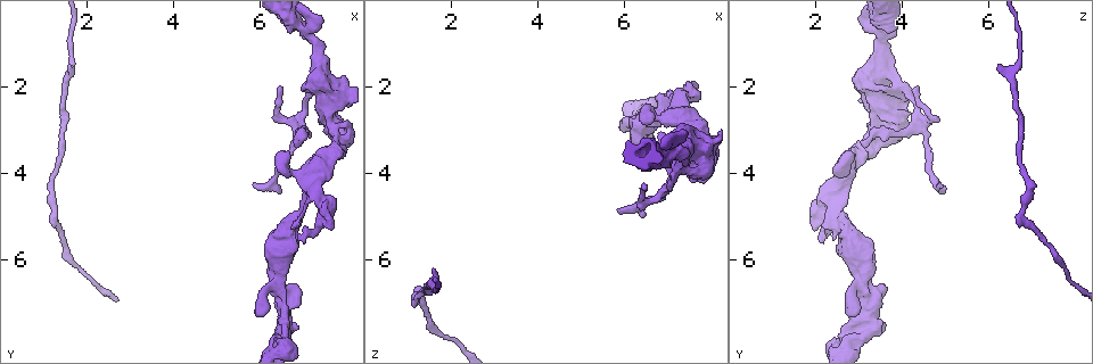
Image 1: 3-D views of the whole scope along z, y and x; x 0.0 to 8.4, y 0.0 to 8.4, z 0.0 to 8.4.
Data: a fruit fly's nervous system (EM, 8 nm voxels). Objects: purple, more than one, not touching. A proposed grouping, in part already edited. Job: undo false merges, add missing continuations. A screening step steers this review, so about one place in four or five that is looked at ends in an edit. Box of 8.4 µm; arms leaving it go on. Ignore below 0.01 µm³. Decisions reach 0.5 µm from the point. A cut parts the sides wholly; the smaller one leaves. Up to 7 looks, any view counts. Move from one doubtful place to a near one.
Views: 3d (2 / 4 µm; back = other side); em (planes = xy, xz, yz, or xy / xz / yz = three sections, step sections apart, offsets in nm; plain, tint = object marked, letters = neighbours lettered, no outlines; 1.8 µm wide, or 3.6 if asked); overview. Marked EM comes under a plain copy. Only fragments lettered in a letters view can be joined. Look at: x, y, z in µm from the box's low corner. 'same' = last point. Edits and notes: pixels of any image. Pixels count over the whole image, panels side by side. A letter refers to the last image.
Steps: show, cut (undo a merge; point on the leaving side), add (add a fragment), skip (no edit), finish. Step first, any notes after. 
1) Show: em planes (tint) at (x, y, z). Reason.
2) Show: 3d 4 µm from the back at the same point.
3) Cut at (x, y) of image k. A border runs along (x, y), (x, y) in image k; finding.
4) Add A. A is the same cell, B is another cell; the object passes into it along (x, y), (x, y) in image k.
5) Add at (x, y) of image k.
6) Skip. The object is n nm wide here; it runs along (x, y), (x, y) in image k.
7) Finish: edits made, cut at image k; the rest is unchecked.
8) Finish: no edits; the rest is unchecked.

Show: 3d 2 µm at (6.45, 7.95, 2.90). Sharp bend.

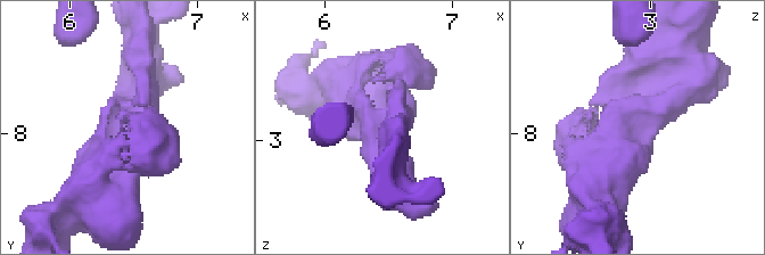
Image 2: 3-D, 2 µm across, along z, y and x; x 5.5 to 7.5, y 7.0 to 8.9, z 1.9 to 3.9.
Show: em xy step 4 (tint) at (6.48, 7.96, 2.90).

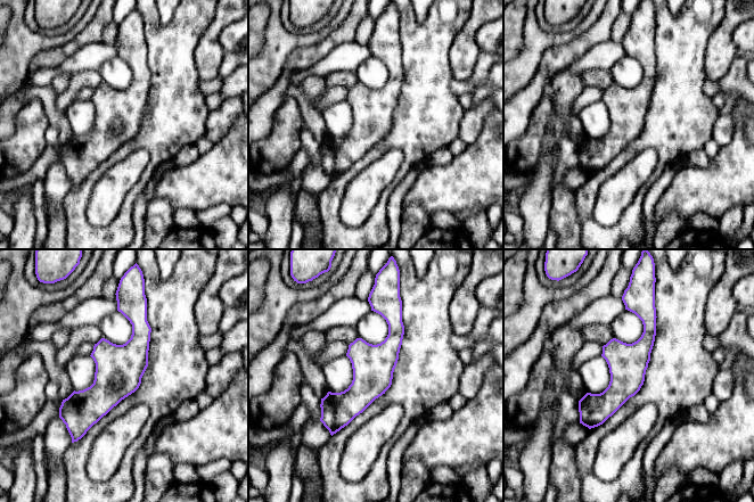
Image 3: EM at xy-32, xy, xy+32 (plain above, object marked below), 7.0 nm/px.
Show: em xy step 4 (letters) at the same point. What lies round it.

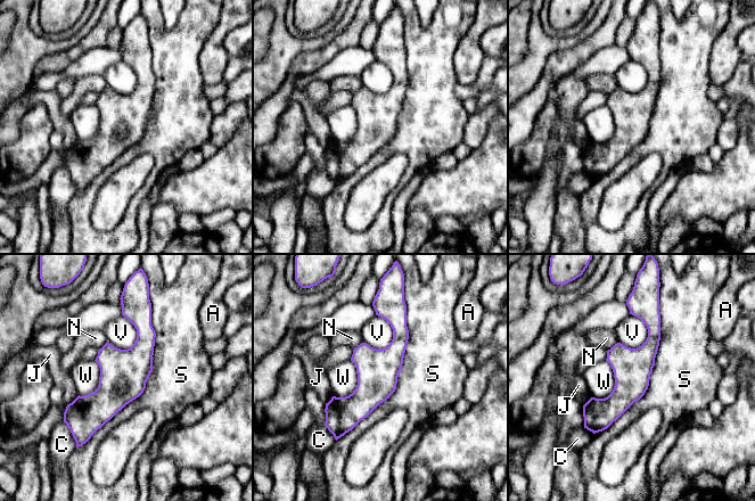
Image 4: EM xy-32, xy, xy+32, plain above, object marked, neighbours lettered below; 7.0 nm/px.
Skip. A, C, J, N, S, V and W are other cells; it runs along (130, 313), (142, 351), (85, 436) in image 4; all the same neuron.

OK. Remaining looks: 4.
Show: em xy step 16 (tint) at (7.50, 4.85, 2.10). Abrupt turn.

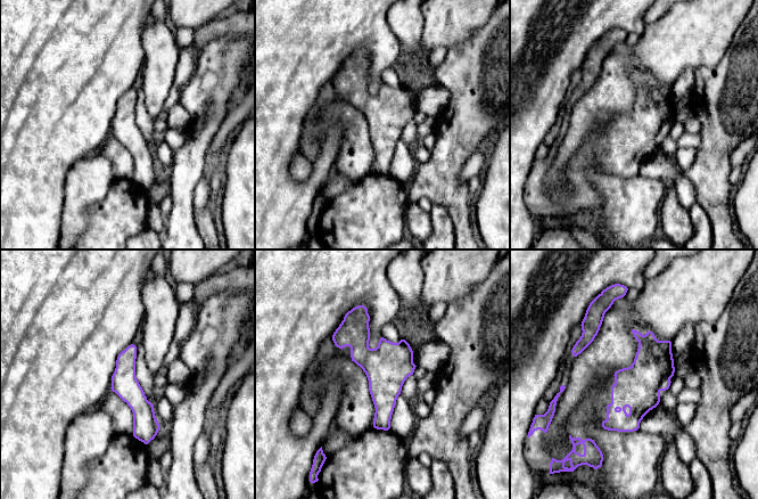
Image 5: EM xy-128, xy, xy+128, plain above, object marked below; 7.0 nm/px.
Show: em planes (letters) at the same point.

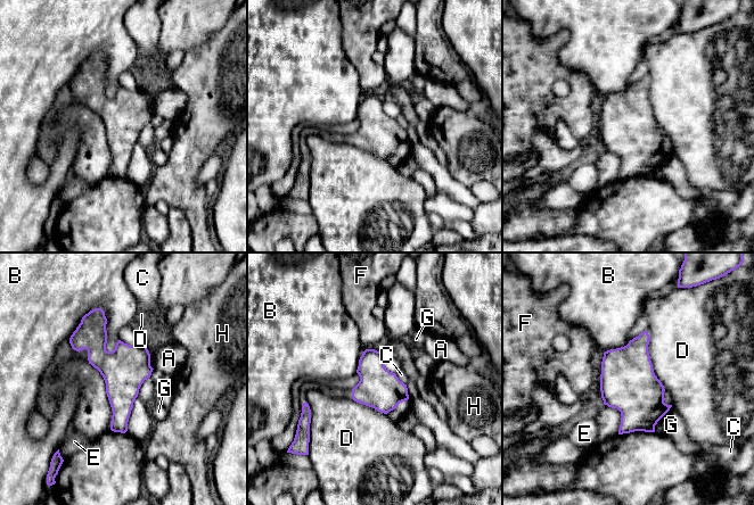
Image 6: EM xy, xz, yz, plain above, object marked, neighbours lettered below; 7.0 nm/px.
Skip. A, B, C, D, E, F, G and H are other cells; it runs along (96, 316), (123, 429) in image 6; one neuron here.

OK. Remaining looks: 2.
Finish: no edits; the rest is unchecked.

